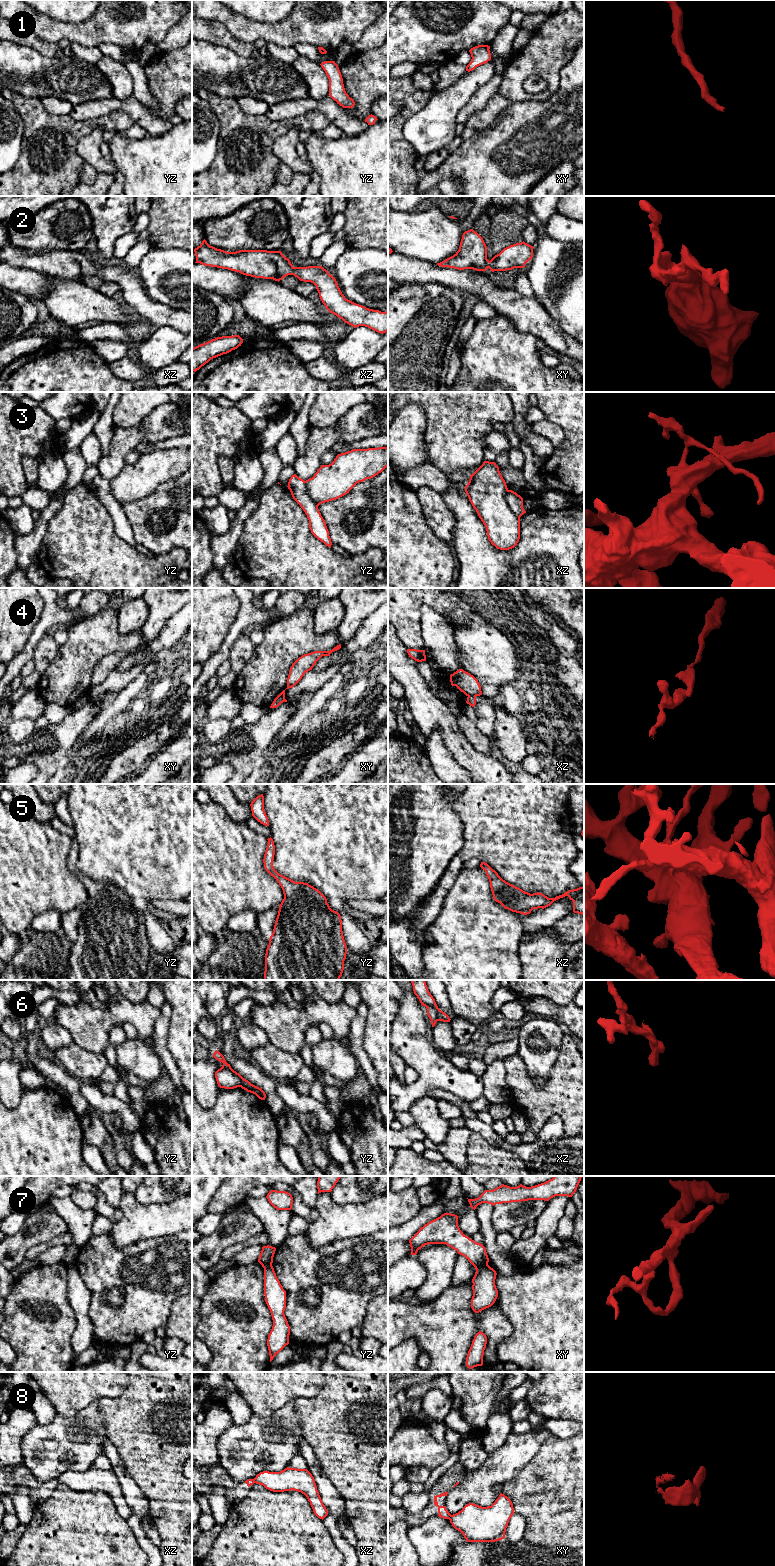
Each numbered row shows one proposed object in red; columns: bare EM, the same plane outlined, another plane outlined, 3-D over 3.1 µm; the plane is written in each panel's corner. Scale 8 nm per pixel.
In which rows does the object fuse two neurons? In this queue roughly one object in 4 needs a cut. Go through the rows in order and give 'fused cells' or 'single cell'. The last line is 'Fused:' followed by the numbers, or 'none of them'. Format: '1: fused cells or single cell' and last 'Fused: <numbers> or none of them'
1: single cell
2: single cell
3: fused cells
4: fused cells
5: single cell
6: fused cells
7: fused cells
8: fused cells
Fused: 3, 4, 6, 7, 8

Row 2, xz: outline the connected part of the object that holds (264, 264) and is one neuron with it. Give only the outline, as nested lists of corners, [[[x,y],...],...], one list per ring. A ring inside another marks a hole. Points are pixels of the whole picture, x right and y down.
[[[205,239],[194,252],[195,263],[228,269],[246,276],[279,282],[288,275],[294,275],[300,281],[313,283],[326,309],[345,323],[354,328],[365,326],[381,334],[388,331],[388,311],[369,309],[346,299],[335,277],[322,266],[294,267],[281,251],[227,252],[210,246]]]

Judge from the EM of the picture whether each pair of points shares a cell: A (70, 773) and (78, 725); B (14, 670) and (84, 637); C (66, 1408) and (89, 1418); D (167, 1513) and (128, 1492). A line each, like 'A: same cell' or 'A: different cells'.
A: different cells
B: different cells
C: different cells
D: different cells

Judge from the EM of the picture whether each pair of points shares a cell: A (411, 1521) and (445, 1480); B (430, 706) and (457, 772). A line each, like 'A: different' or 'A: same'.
A: same
B: different

